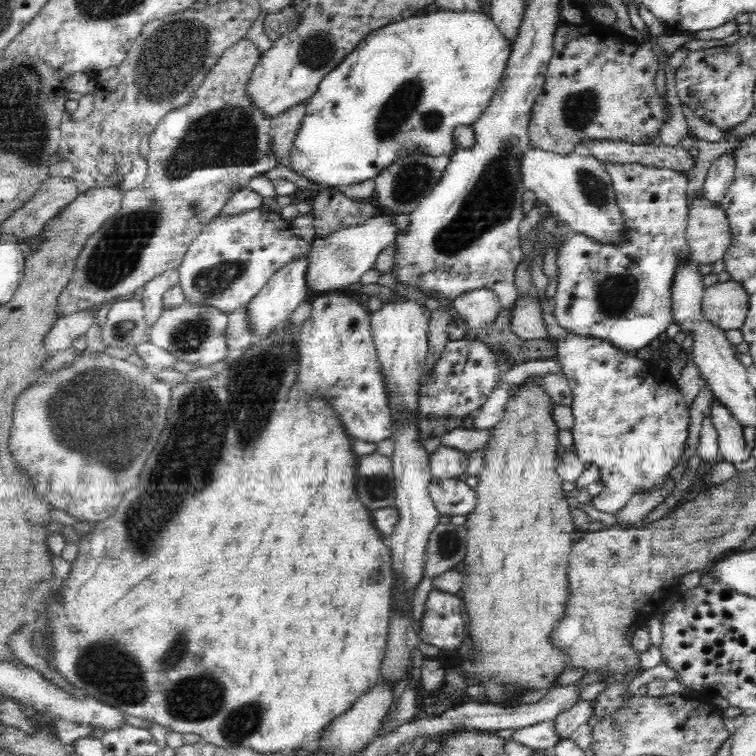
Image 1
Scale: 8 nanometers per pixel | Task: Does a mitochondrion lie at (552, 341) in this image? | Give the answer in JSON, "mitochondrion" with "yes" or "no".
{"mitochondrion":"no"}

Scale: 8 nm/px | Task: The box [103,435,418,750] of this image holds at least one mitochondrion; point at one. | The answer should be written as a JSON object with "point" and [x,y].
{"point":[201,698]}

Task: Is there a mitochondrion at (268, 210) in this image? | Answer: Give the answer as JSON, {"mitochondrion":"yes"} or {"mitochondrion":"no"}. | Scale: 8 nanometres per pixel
{"mitochondrion":"no"}

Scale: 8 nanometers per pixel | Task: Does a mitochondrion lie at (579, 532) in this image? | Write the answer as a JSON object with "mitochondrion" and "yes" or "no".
{"mitochondrion":"no"}

